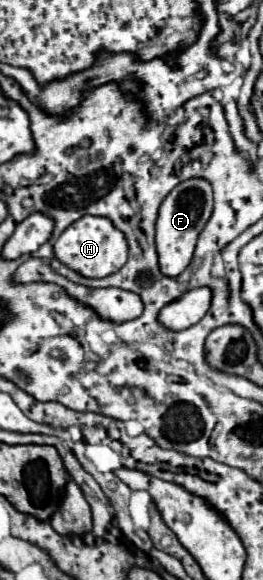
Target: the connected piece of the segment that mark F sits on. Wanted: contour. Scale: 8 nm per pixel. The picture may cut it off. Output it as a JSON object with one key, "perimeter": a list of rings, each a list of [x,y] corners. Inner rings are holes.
{"perimeter":[[[192,178],[180,182],[162,202],[158,220],[156,220],[156,250],[158,250],[158,266],[164,276],[178,278],[190,264],[198,234],[206,226],[212,214],[212,188],[202,178]]]}

